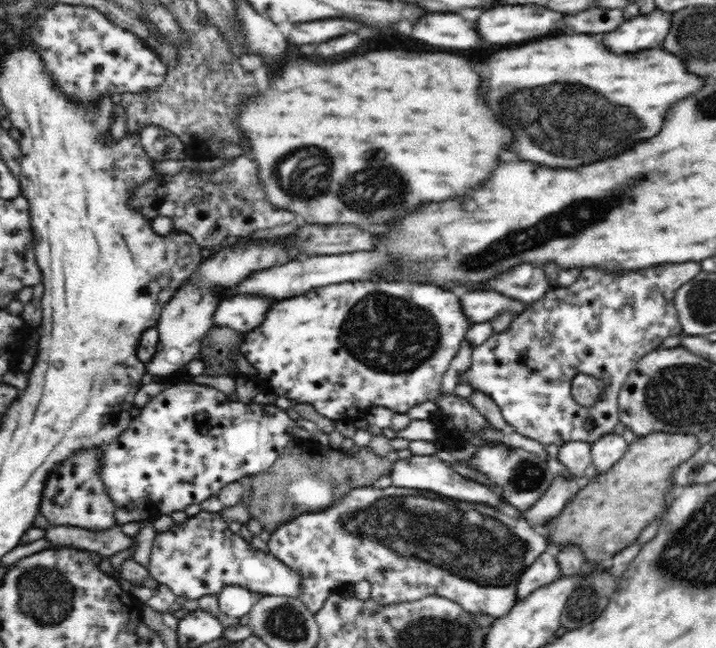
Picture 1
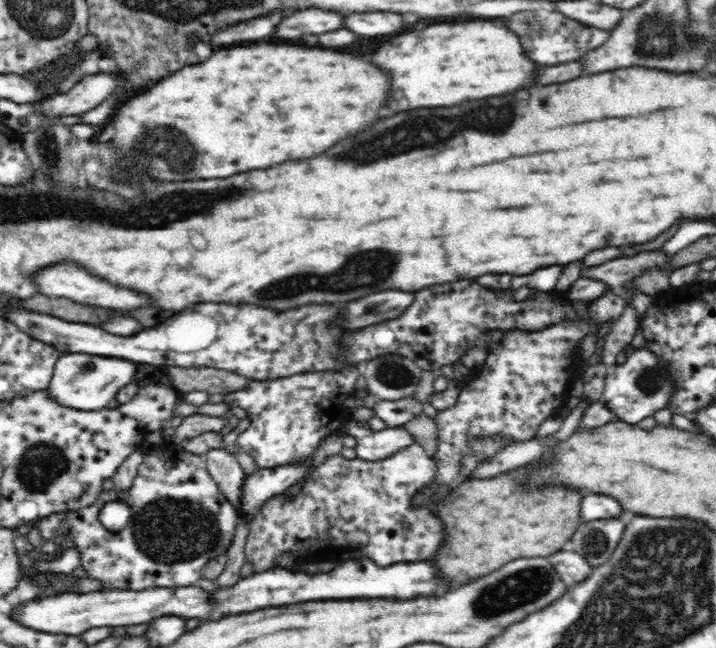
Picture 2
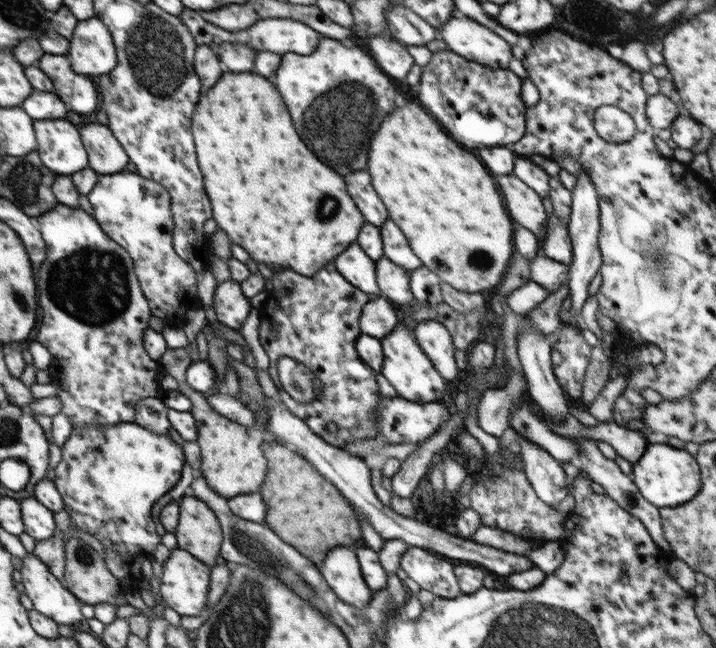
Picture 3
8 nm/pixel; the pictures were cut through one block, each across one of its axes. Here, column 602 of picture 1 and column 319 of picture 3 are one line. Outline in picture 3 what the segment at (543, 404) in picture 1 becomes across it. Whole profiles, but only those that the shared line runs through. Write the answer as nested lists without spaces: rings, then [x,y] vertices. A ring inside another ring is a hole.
[[[324,266],[324,270],[320,270],[312,276],[300,276],[292,270],[282,270],[282,272],[274,272],[272,279],[272,290],[267,292],[267,300],[264,301],[260,308],[260,315],[262,320],[259,325],[259,341],[262,344],[262,348],[266,351],[269,356],[269,374],[280,392],[280,396],[283,403],[289,408],[292,414],[300,417],[310,429],[312,429],[320,438],[323,438],[326,442],[329,442],[332,446],[346,449],[346,443],[348,441],[360,440],[364,438],[377,439],[379,436],[379,428],[377,428],[377,418],[381,414],[377,414],[379,409],[379,400],[382,395],[378,391],[378,383],[376,383],[377,372],[370,368],[357,354],[356,352],[356,341],[361,335],[361,328],[359,327],[359,318],[367,302],[370,302],[372,297],[365,292],[362,292],[359,288],[356,288],[351,282],[348,282],[343,274],[336,272],[337,268],[334,266]],[[328,422],[334,422],[337,426],[337,431],[331,433],[326,429]]]

